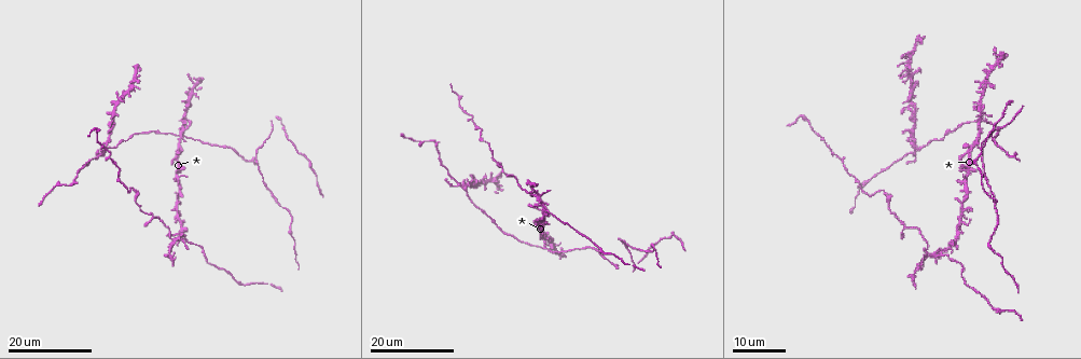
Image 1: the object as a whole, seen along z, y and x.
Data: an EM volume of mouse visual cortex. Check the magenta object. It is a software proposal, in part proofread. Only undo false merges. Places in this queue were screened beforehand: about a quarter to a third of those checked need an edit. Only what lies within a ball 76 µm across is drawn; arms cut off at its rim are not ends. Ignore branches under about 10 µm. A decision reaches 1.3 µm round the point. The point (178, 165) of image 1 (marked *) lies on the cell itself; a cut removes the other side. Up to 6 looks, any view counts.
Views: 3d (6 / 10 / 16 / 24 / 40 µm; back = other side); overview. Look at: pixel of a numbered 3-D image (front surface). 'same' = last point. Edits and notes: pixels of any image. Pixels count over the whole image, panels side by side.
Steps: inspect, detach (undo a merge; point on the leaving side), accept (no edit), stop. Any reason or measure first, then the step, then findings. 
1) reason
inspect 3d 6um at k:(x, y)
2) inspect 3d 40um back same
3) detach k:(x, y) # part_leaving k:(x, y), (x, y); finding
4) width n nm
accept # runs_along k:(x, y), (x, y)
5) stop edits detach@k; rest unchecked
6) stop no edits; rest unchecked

thin arm on a thick one
inspect 3d 24um at 1:(916, 144)

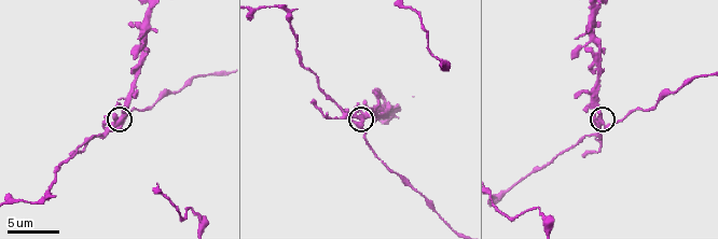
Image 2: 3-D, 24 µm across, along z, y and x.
inspect 3d 6um at 2:(119, 118)

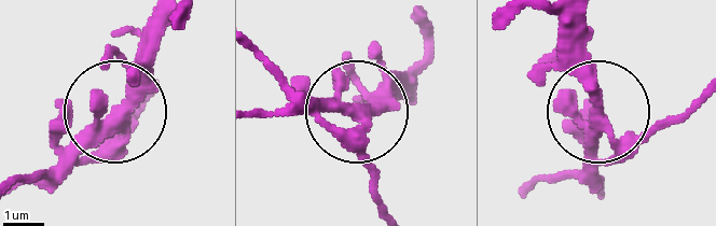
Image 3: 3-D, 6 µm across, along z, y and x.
side_arm 26 um
accept # runs_along 3:(701, 101), (629, 132), (611, 128), (581, 29); one cell here

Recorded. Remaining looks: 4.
three arms meet
inspect 3d 16um at 1:(545, 250)

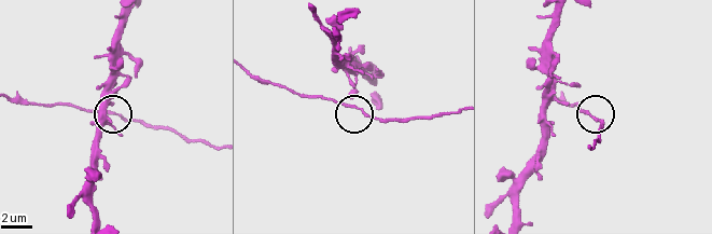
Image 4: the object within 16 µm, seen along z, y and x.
inspect 3d 6um at 4:(350, 105)

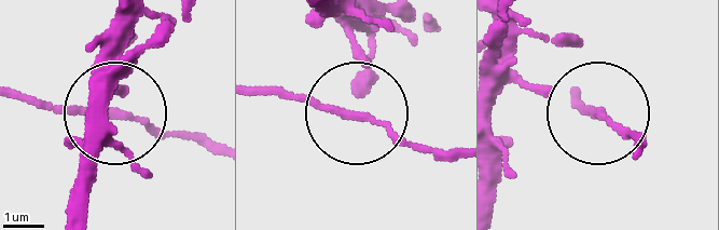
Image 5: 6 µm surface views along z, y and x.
accept # one cell here

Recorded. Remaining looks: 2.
stop no edits; rest unchecked

